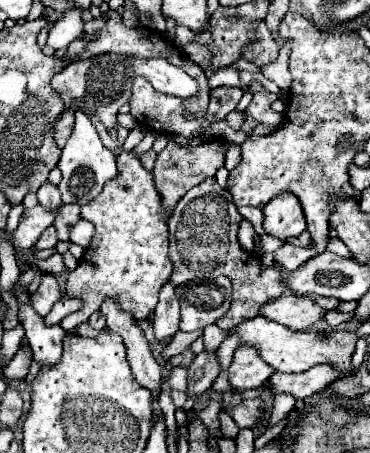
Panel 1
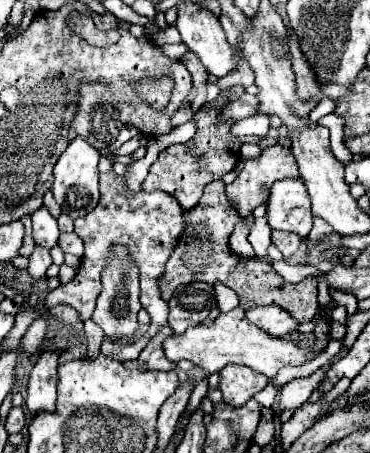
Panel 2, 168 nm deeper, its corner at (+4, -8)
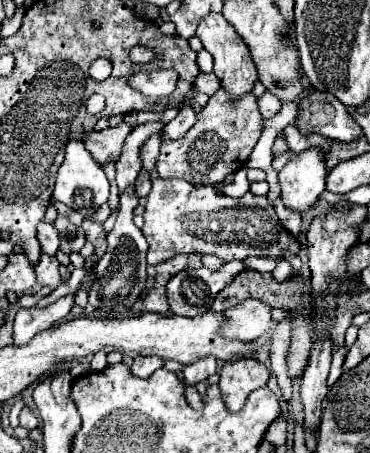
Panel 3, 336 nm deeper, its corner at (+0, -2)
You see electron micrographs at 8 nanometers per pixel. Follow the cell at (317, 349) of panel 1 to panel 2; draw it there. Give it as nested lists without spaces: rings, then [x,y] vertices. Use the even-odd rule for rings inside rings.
[[[236,306],[226,314],[220,314],[212,322],[212,326],[198,324],[188,328],[184,334],[170,334],[162,342],[162,350],[168,360],[172,362],[190,360],[194,366],[200,366],[208,374],[220,372],[228,364],[240,364],[240,366],[254,368],[256,372],[266,374],[268,378],[274,378],[278,370],[288,364],[300,366],[312,358],[310,352],[298,348],[294,342],[268,336],[266,332],[260,332],[260,328],[256,328],[254,324],[248,324],[248,320],[244,320],[244,308],[240,306]]]

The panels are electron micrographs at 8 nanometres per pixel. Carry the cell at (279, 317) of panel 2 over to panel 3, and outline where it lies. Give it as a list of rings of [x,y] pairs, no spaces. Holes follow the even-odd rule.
[[[244,300],[242,304],[226,310],[228,322],[220,328],[222,336],[232,340],[258,340],[260,336],[270,332],[272,308],[260,300]]]

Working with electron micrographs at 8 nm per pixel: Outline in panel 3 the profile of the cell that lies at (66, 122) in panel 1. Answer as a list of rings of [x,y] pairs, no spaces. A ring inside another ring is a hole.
[[[120,124],[116,128],[106,128],[106,130],[90,130],[84,136],[84,146],[100,164],[104,164],[108,158],[116,160],[130,130],[132,130],[130,124]]]

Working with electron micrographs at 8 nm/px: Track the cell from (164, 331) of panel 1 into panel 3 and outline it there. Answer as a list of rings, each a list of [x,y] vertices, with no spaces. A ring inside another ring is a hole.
[[[134,358],[134,364],[132,364],[132,374],[136,374],[138,378],[148,378],[150,374],[154,374],[158,368],[164,366],[166,360],[162,358]]]

